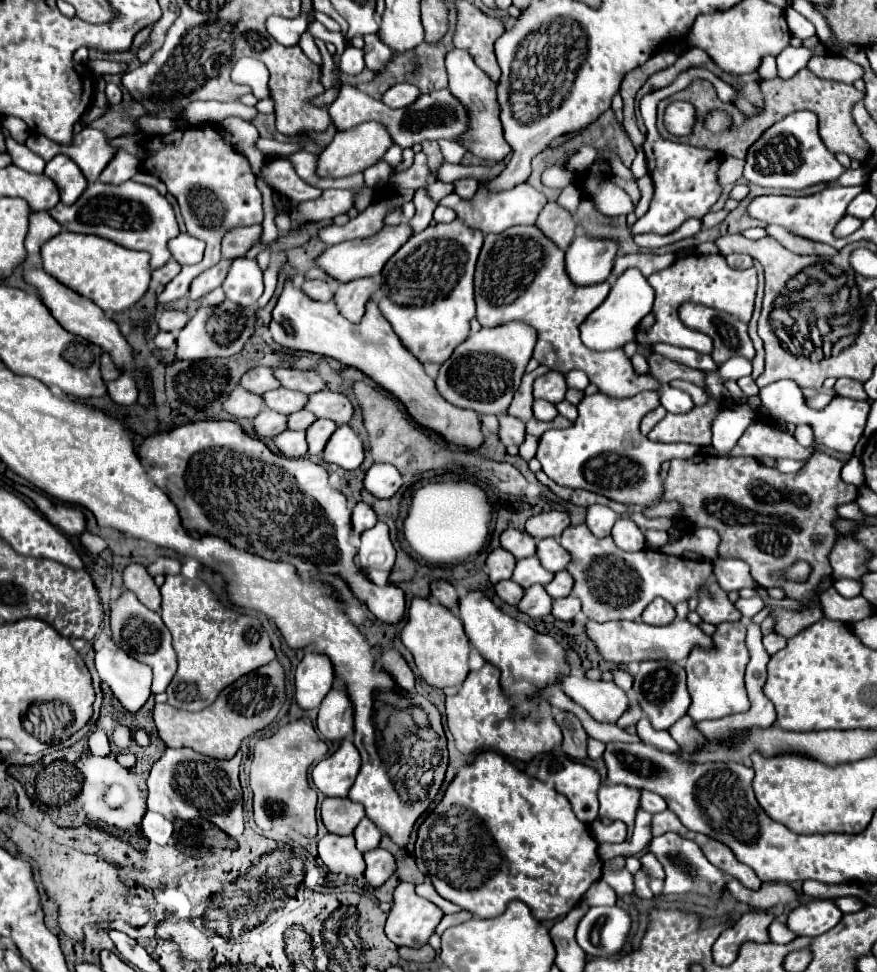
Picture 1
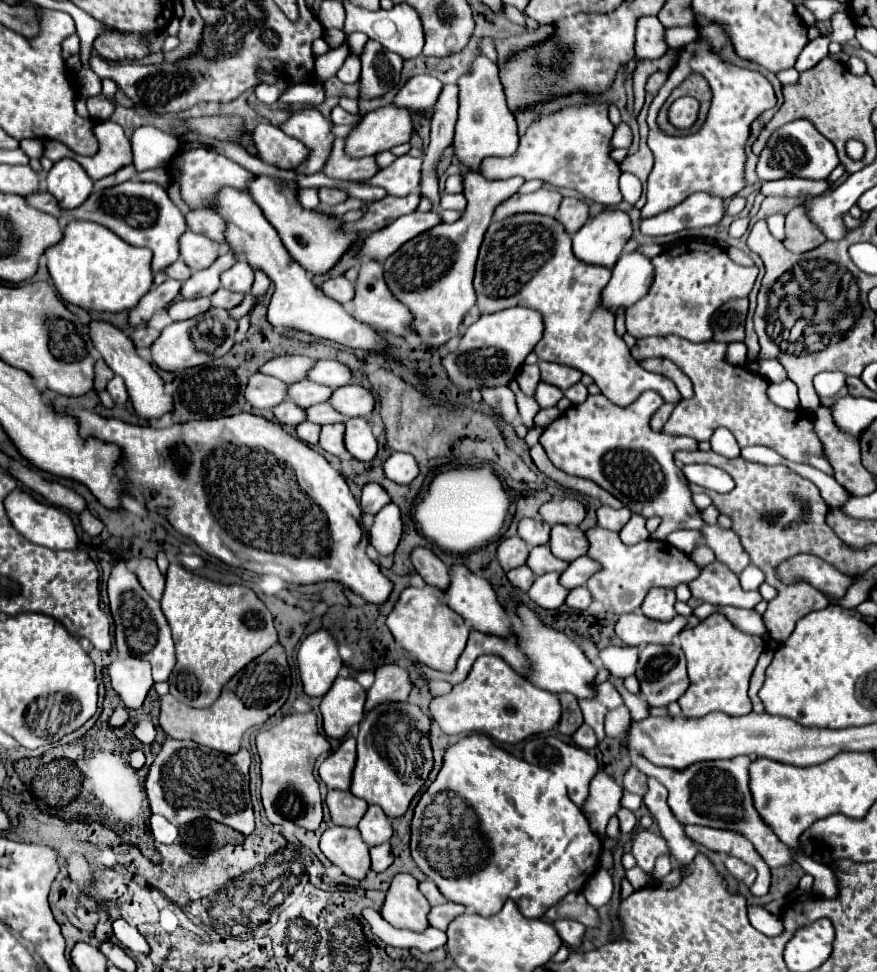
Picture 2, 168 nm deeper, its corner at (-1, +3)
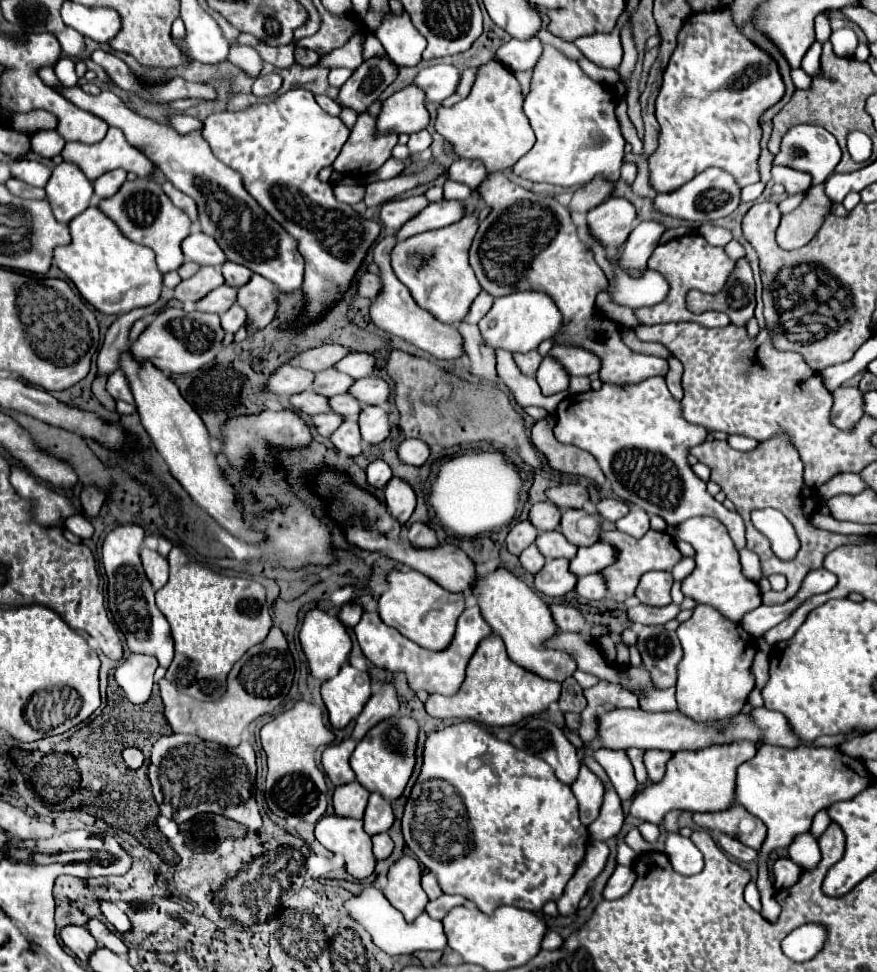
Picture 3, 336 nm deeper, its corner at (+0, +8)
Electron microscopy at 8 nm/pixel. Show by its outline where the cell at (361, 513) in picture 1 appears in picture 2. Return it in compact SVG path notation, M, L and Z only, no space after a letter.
M367 483L367 485L363 487L363 495L361 495L359 505L361 505L361 511L363 511L365 515L377 515L389 501L391 501L389 495L387 495L379 485Z

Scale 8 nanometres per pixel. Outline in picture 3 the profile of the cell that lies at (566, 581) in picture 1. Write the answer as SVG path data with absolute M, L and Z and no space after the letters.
M596 542L592 546L582 546L578 554L570 560L570 570L576 576L586 576L604 570L616 558L616 548L608 542Z

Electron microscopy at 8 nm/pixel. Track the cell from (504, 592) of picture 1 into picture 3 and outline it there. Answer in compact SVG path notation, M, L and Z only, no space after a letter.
M532 544L532 546L528 546L528 548L520 554L520 562L522 562L522 566L524 566L528 572L536 574L538 570L542 570L542 566L544 566L546 558L540 554L538 546L536 546L536 544Z

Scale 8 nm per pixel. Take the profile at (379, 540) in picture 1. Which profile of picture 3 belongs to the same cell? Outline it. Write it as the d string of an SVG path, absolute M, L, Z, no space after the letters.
M392 478L386 484L384 492L386 492L386 504L390 514L394 514L394 518L404 524L416 508L416 494L412 486L402 478Z

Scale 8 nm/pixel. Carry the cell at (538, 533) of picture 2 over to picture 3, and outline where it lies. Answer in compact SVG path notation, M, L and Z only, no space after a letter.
M538 502L530 508L530 522L534 522L534 526L538 526L540 532L556 530L560 518L562 518L562 510L552 502Z

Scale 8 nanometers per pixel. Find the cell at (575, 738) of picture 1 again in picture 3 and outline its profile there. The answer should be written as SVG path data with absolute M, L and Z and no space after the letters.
M574 678L562 682L562 694L558 698L558 706L562 712L582 712L586 708L584 692Z

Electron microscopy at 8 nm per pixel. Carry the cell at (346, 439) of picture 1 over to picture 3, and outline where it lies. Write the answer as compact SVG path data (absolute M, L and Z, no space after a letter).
M364 406L360 412L360 434L362 440L368 444L378 444L382 440L388 438L390 434L390 420L388 420L388 412L380 406Z

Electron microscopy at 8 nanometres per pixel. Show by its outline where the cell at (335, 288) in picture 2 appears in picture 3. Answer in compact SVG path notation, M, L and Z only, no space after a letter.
M360 272L358 274L358 294L366 298L376 298L382 292L382 282L378 274Z

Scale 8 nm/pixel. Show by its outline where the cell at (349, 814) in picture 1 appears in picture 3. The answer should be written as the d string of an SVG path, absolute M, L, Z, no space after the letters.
M350 782L334 790L334 810L338 816L362 818L370 792L360 782Z

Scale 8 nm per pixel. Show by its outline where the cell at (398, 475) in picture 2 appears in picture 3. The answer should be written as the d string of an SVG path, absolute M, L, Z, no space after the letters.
M406 438L400 448L398 448L398 454L400 454L400 460L406 462L406 464L412 464L412 466L422 466L426 462L426 458L430 456L430 448L424 440L418 440L418 438Z

